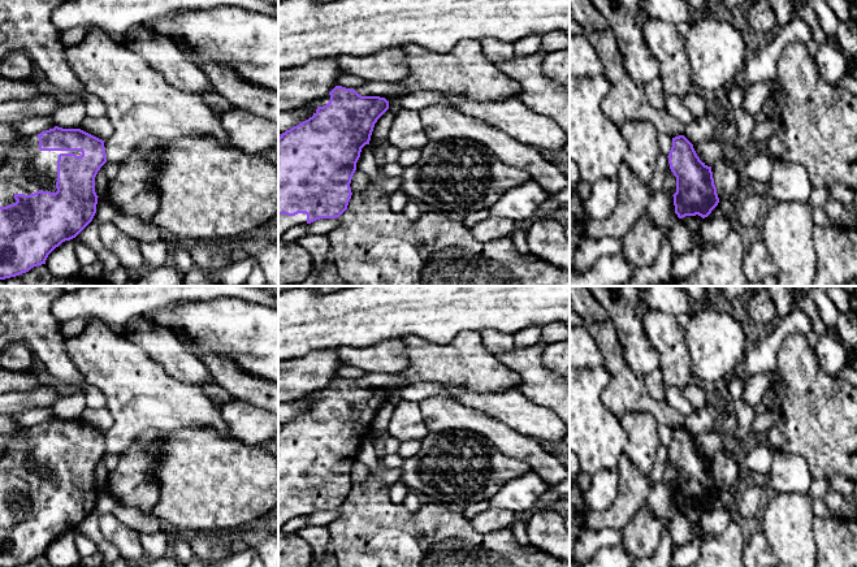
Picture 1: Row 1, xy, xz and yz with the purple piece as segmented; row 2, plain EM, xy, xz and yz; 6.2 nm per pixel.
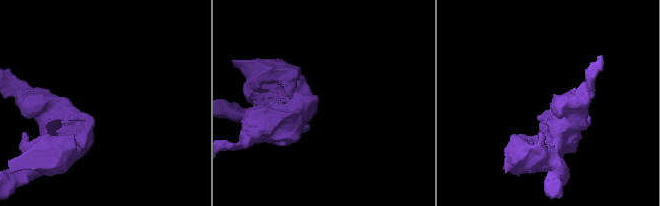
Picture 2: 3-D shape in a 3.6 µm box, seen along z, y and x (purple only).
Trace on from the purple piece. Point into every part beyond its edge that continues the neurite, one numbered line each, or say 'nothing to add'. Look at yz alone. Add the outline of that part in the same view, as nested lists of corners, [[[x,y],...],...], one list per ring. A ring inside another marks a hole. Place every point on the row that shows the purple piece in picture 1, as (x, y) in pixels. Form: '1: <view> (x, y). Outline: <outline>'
nothing to add

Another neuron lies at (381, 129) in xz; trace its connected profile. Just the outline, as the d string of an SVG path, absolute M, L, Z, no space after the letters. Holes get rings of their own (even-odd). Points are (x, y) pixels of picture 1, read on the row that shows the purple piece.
M389 109L375 124L371 139L386 143L389 139L389 131L394 121L395 113Z

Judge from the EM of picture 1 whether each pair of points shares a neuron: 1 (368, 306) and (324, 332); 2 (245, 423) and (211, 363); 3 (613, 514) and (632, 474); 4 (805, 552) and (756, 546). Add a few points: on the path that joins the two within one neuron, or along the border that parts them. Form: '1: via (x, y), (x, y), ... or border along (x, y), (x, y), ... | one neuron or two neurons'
1: via (358, 315), (340, 317), (334, 321) | one neuron
2: border along (233, 397), (262, 408) | two neurons
3: via (623, 503), (632, 493), (632, 484) | one neuron
4: border along (757, 524), (774, 553) | two neurons

